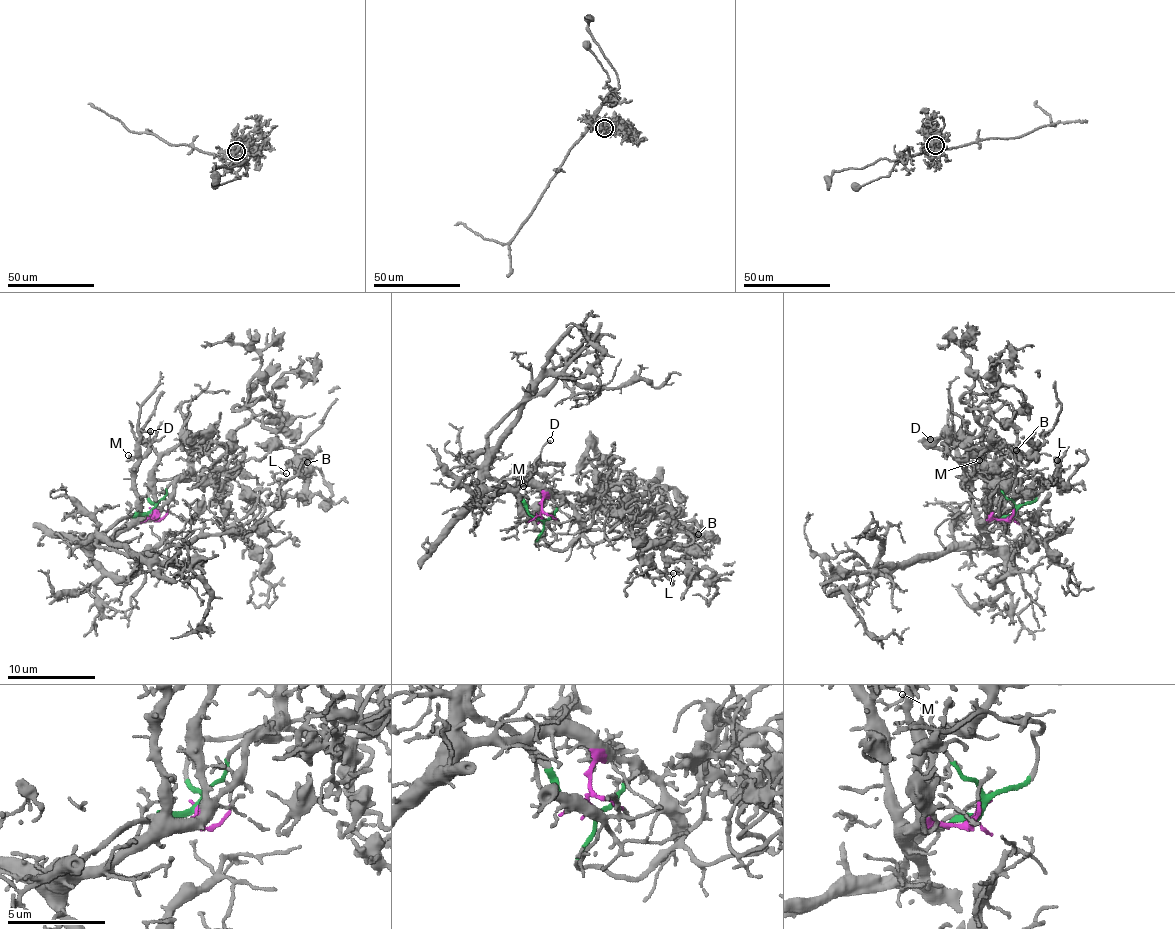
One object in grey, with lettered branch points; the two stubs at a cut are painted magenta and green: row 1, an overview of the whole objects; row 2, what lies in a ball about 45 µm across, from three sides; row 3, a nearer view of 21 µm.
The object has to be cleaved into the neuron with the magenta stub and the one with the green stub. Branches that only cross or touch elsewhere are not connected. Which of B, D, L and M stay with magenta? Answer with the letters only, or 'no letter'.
D, M

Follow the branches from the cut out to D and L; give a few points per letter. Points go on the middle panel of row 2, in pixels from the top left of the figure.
D: (541, 518), (543, 495), (527, 477), (533, 475), (540, 451), (551, 440)
L: (541, 518), (541, 546), (637, 532), (654, 540), (663, 573), (674, 573)

